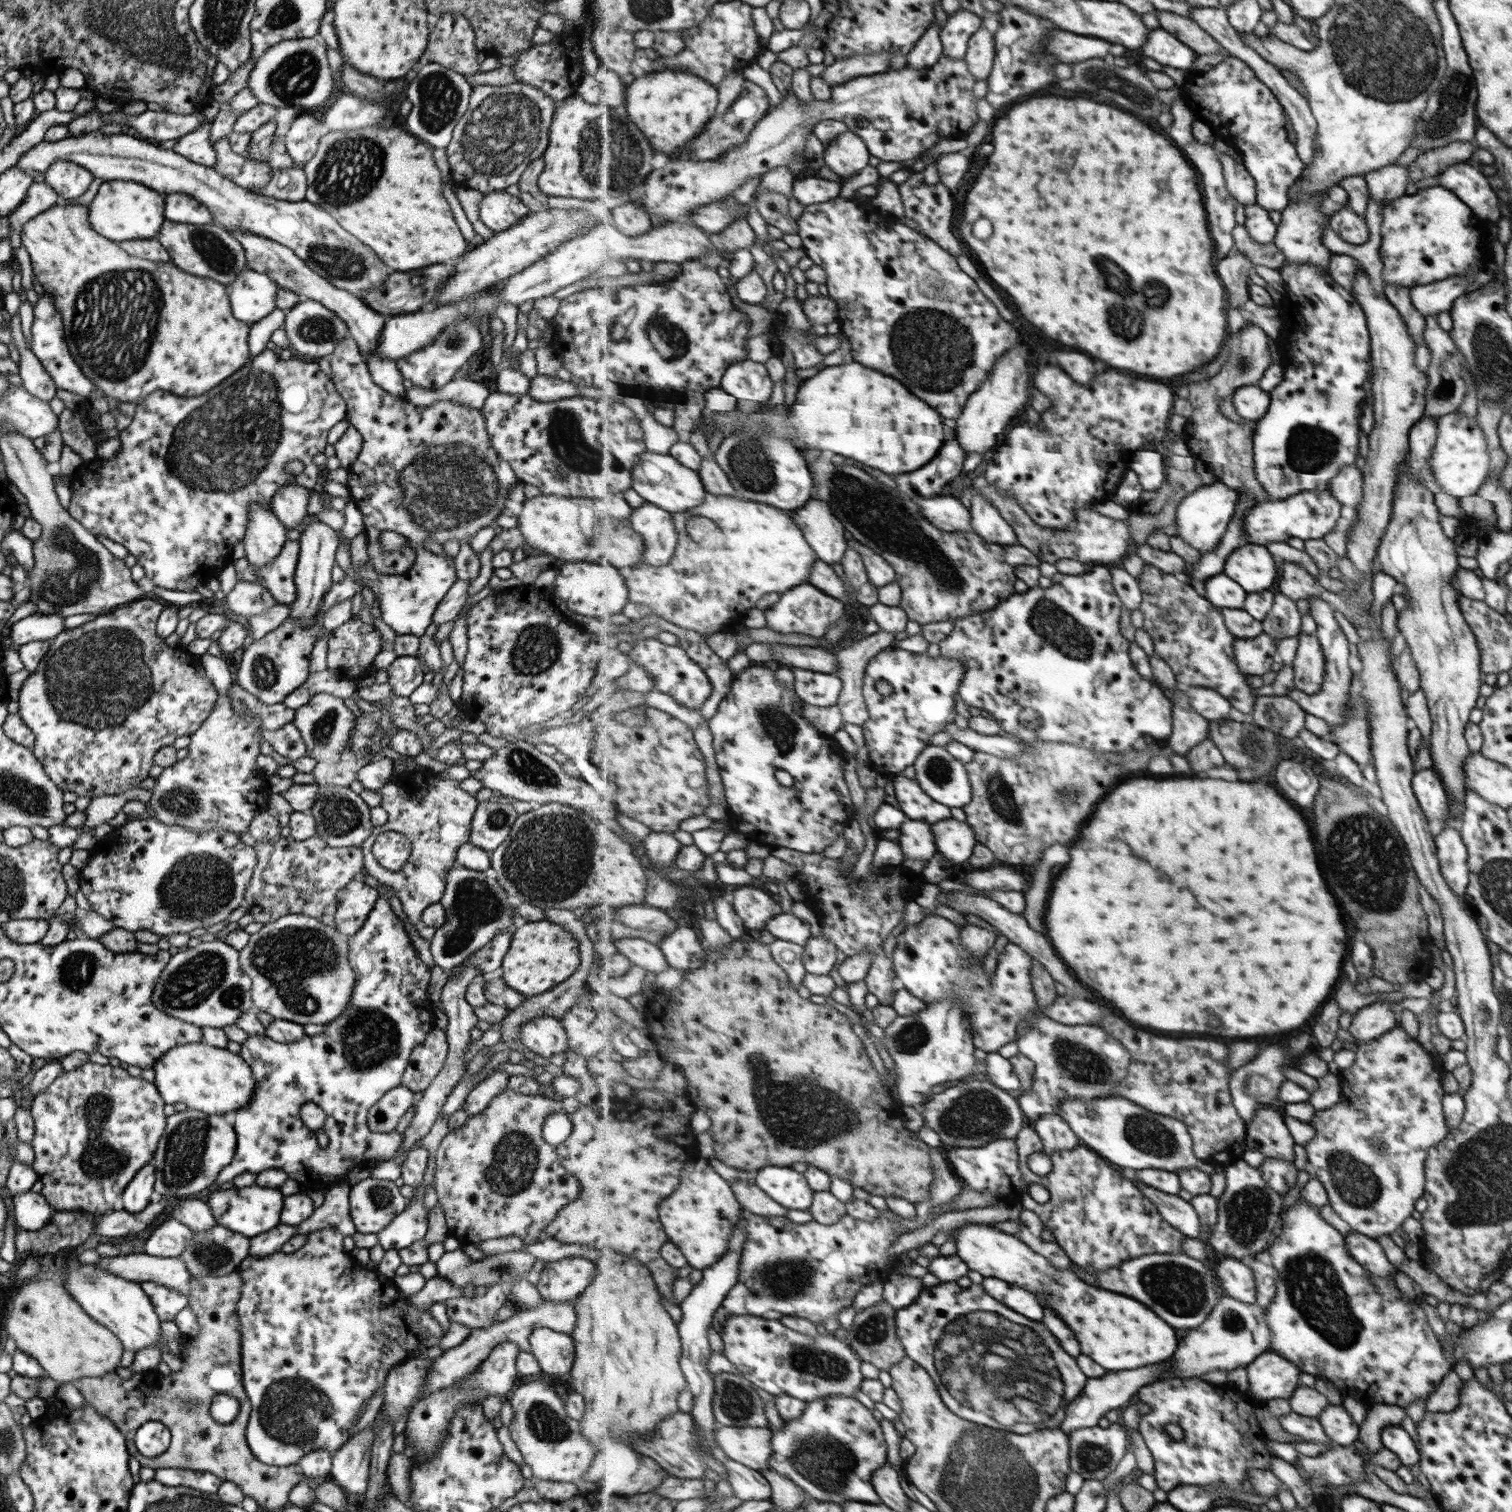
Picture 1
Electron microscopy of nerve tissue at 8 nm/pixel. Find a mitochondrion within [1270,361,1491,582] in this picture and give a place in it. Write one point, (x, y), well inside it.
(1308, 448)

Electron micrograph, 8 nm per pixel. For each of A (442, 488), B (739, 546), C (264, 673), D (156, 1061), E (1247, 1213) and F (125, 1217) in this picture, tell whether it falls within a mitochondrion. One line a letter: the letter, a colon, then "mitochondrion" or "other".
A: mitochondrion
B: other
C: mitochondrion
D: other
E: mitochondrion
F: other

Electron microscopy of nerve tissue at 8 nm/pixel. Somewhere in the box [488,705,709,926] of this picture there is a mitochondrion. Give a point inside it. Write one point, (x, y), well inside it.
(549, 859)

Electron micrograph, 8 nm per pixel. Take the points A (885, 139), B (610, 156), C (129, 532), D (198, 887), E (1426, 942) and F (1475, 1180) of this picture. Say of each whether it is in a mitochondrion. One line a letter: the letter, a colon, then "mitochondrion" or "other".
A: other
B: mitochondrion
C: other
D: mitochondrion
E: other
F: mitochondrion

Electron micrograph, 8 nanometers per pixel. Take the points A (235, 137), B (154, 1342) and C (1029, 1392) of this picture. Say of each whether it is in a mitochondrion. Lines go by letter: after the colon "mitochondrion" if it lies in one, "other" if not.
A: other
B: other
C: mitochondrion

